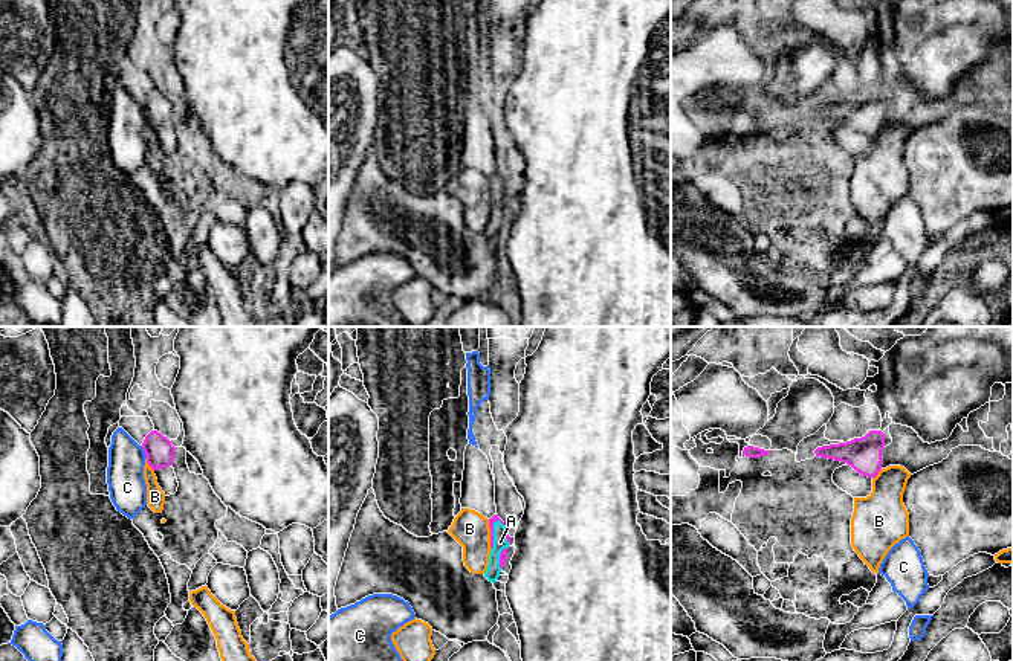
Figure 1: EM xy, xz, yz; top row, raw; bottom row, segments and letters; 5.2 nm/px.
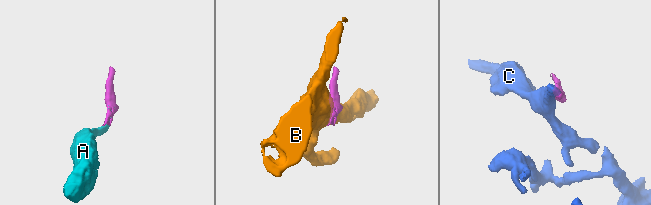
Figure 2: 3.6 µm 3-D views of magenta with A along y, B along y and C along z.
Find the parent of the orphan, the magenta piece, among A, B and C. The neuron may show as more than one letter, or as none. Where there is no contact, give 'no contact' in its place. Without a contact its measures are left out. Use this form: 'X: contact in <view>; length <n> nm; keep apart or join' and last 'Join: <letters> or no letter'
A: contact in xz; length 160 nm; join
B: contact in xz; length 160 nm; keep apart
C: contact in xy; length 70 nm; keep apart
Join: A

